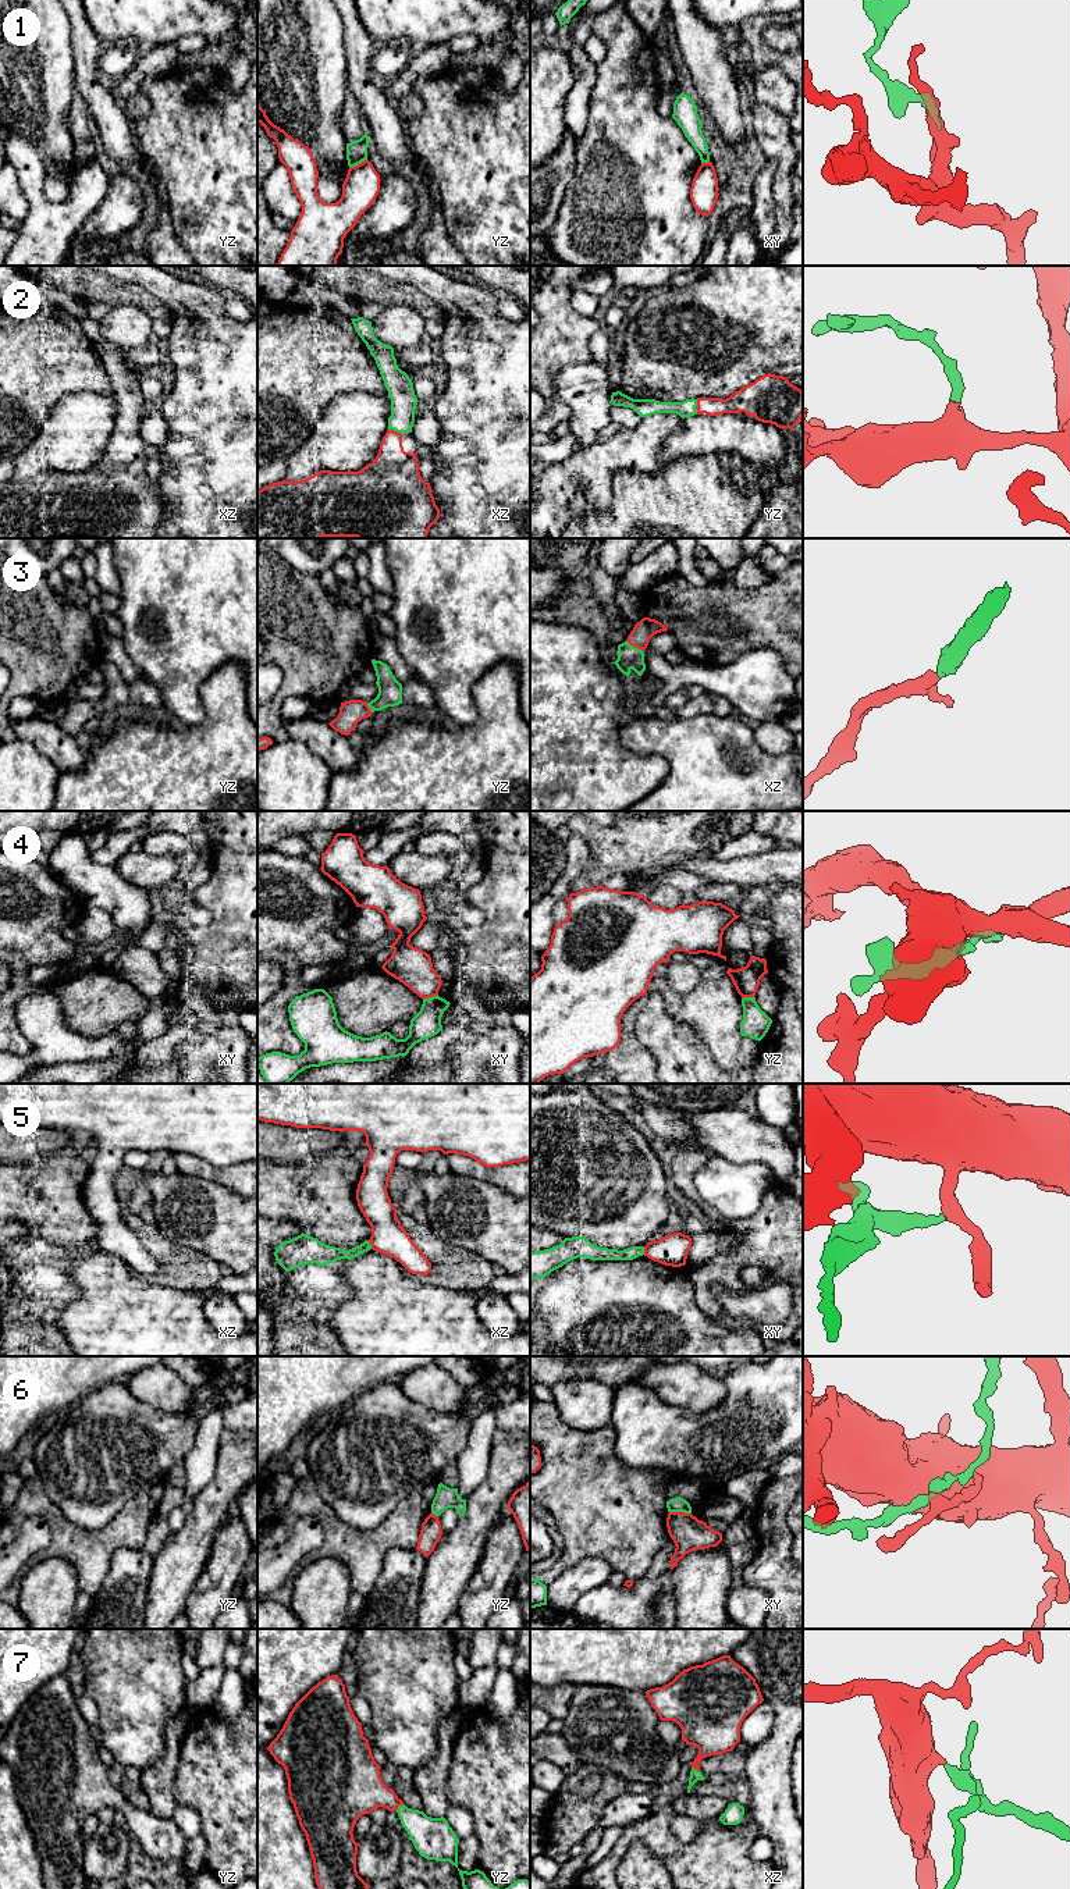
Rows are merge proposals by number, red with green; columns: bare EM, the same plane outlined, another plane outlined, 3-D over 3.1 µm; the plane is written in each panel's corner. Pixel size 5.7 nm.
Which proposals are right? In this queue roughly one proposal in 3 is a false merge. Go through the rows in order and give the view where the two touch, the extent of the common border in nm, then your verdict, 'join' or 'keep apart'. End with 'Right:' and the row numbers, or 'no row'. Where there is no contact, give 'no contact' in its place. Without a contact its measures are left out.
1: yz | 120 nm | keep apart
2: yz | 90 nm | join
3: xz | 120 nm | join
4: xy | 90 nm | keep apart
5: xz | 50 nm | keep apart
6: xy | 130 nm | keep apart
7: yz | 60 nm | join
Right: 2, 3, 7

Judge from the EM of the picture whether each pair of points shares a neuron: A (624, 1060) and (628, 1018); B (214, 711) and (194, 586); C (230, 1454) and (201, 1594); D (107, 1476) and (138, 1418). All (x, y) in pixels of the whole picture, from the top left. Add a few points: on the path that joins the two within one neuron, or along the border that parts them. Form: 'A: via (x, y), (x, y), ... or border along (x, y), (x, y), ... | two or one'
A: via (628, 1050), (628, 1028) | one
B: border along (240, 664), (221, 664), (202, 683), (202, 708) | two
C: border along (221, 1525), (206, 1565), (194, 1585) | two
D: via (107, 1462), (107, 1448), (124, 1432) | one

